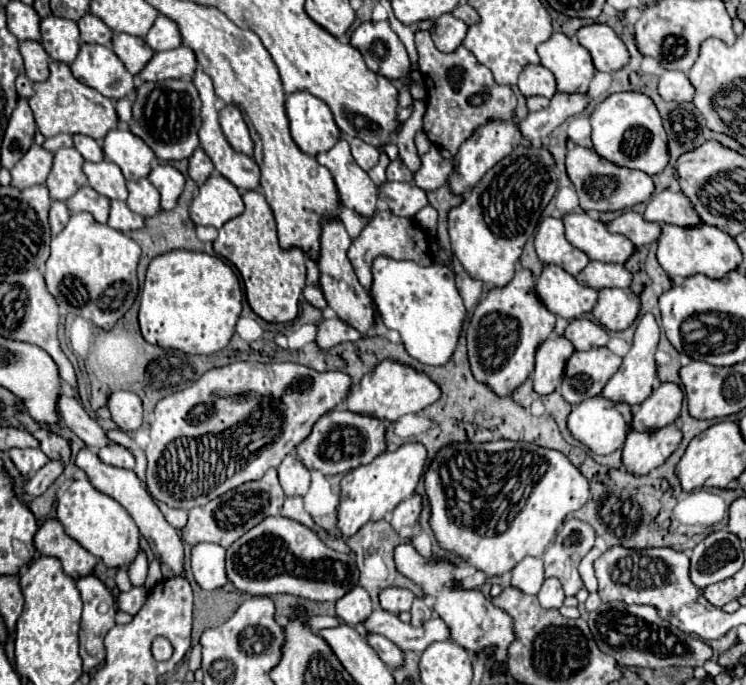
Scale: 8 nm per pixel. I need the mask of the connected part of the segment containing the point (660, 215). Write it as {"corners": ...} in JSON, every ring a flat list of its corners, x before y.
{"corners":[[661,191,659,195,651,197,647,209,643,213,645,221,657,223,673,223,679,227,695,227,701,225,699,215,695,213,691,201,681,191]]}

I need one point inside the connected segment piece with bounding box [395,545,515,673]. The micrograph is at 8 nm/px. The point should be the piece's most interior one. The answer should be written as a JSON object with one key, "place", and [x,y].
{"place":[475,622]}

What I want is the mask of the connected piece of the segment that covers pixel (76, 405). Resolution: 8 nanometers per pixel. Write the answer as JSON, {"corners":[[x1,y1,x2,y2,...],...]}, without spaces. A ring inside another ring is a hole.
{"corners":[[61,395,59,401,57,401,57,413,61,415,63,423,65,423,87,447,91,447,91,449,101,449,101,447,105,447,105,445,115,445,115,443,107,437,107,431,101,429,101,427,97,425,97,421,89,417,89,413,83,409,83,405,81,405,79,399,69,397,69,395]]}

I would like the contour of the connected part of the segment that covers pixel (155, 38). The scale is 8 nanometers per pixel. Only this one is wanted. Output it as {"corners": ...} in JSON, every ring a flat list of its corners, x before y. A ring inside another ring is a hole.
{"corners":[[159,15,153,23,153,27,147,31,145,43,153,51,167,51,167,49,175,49,181,45,181,35,179,35,177,25,169,17]]}

